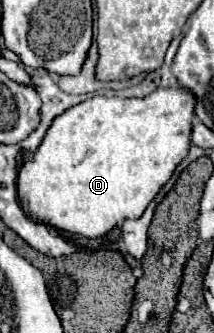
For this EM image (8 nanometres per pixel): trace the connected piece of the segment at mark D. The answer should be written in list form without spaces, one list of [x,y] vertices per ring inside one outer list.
[[[159,87],[145,97],[131,99],[97,95],[71,107],[53,121],[33,161],[23,163],[17,183],[21,205],[29,209],[27,213],[39,223],[85,237],[101,237],[111,231],[117,221],[141,217],[159,189],[171,179],[175,167],[187,157],[193,115],[195,97],[185,87]]]

